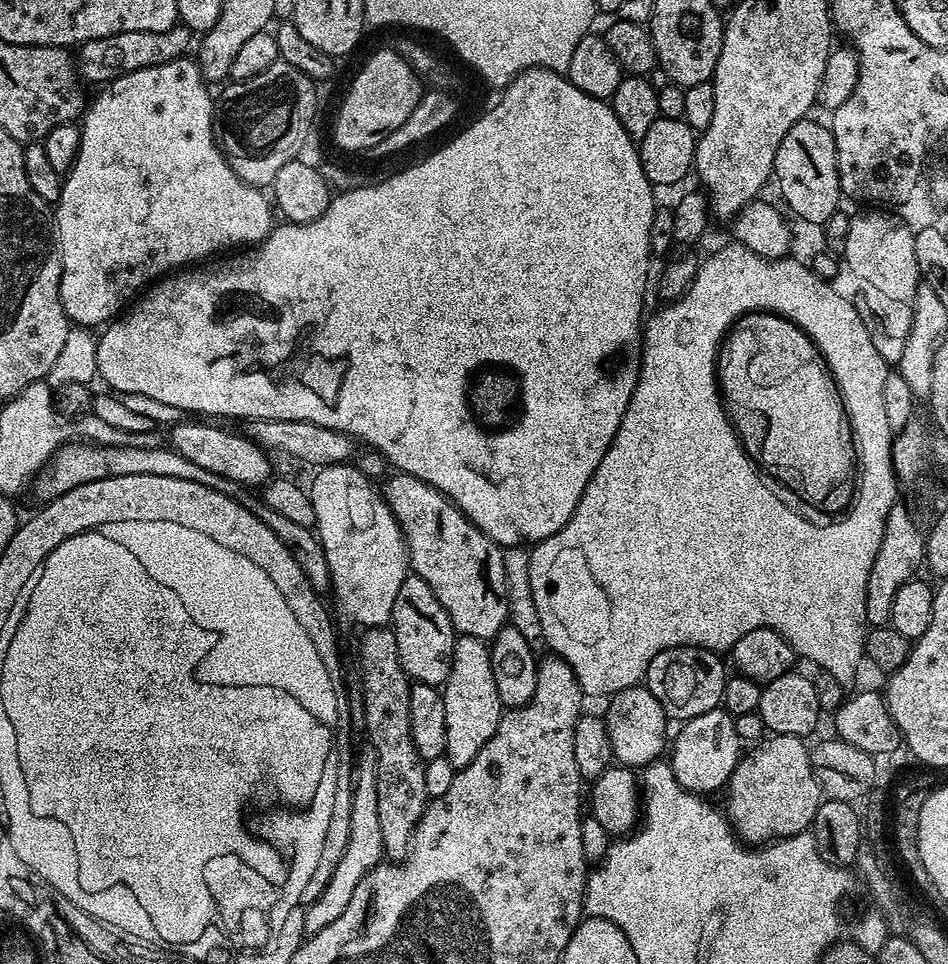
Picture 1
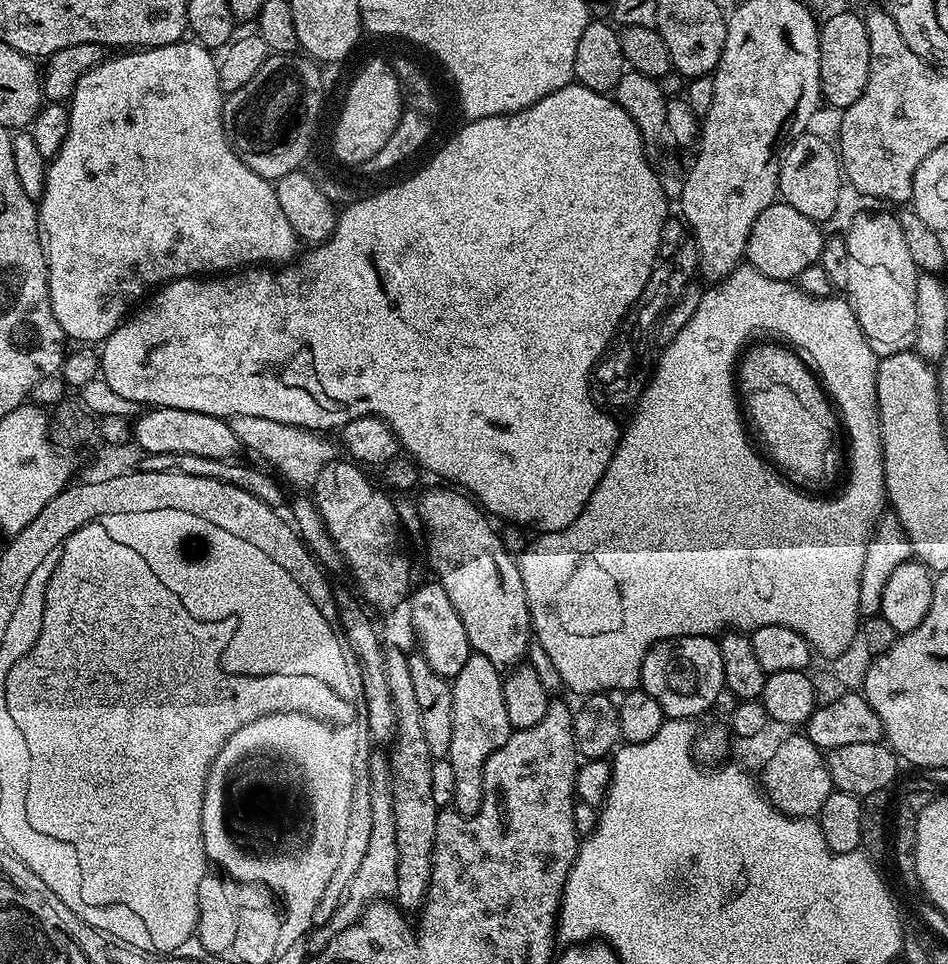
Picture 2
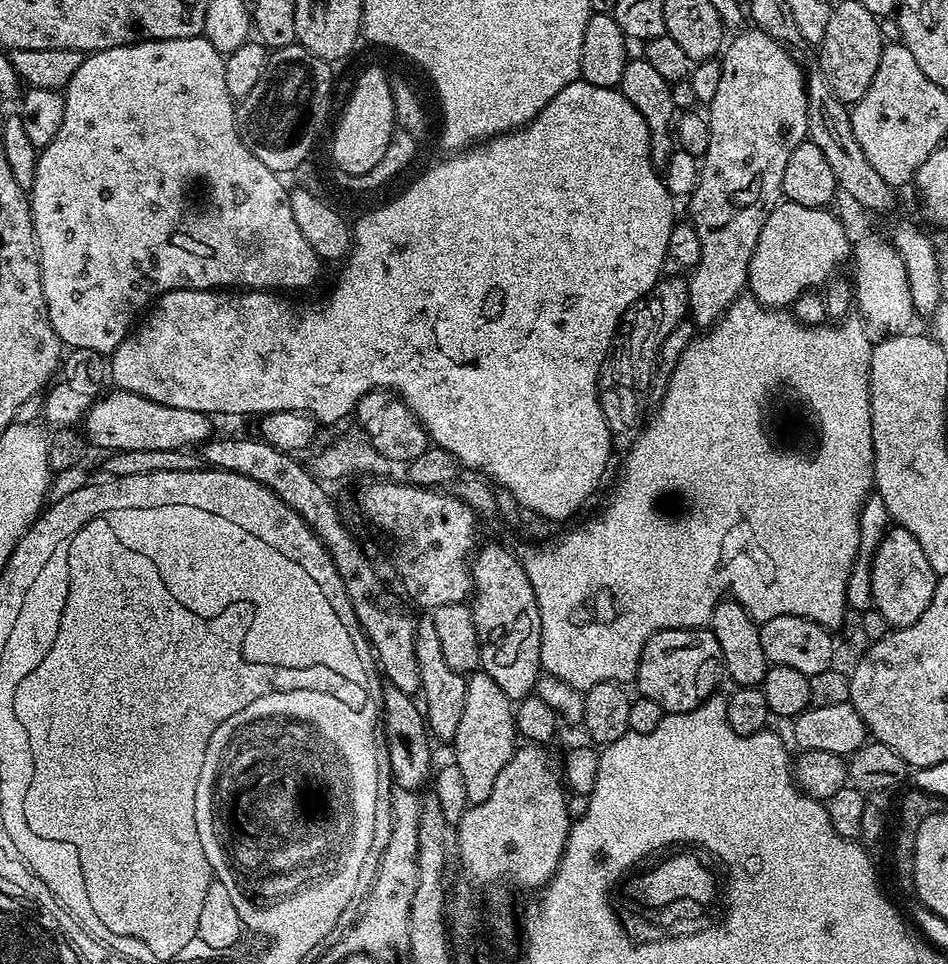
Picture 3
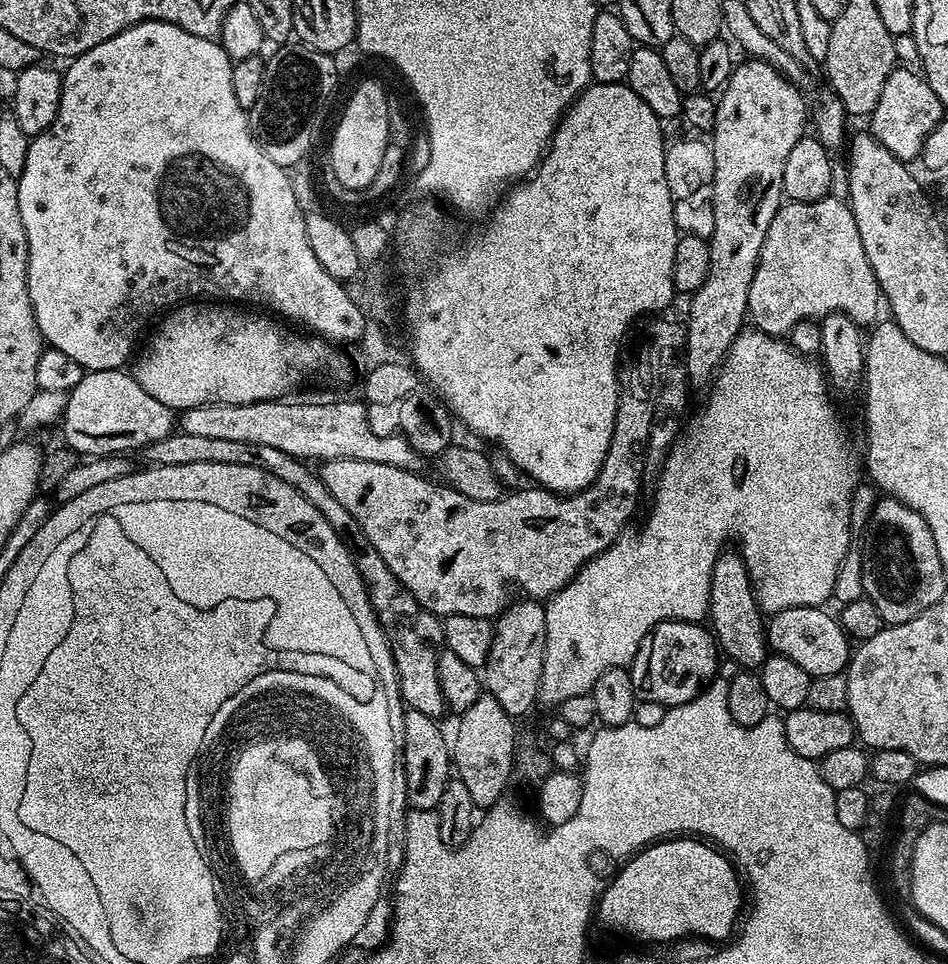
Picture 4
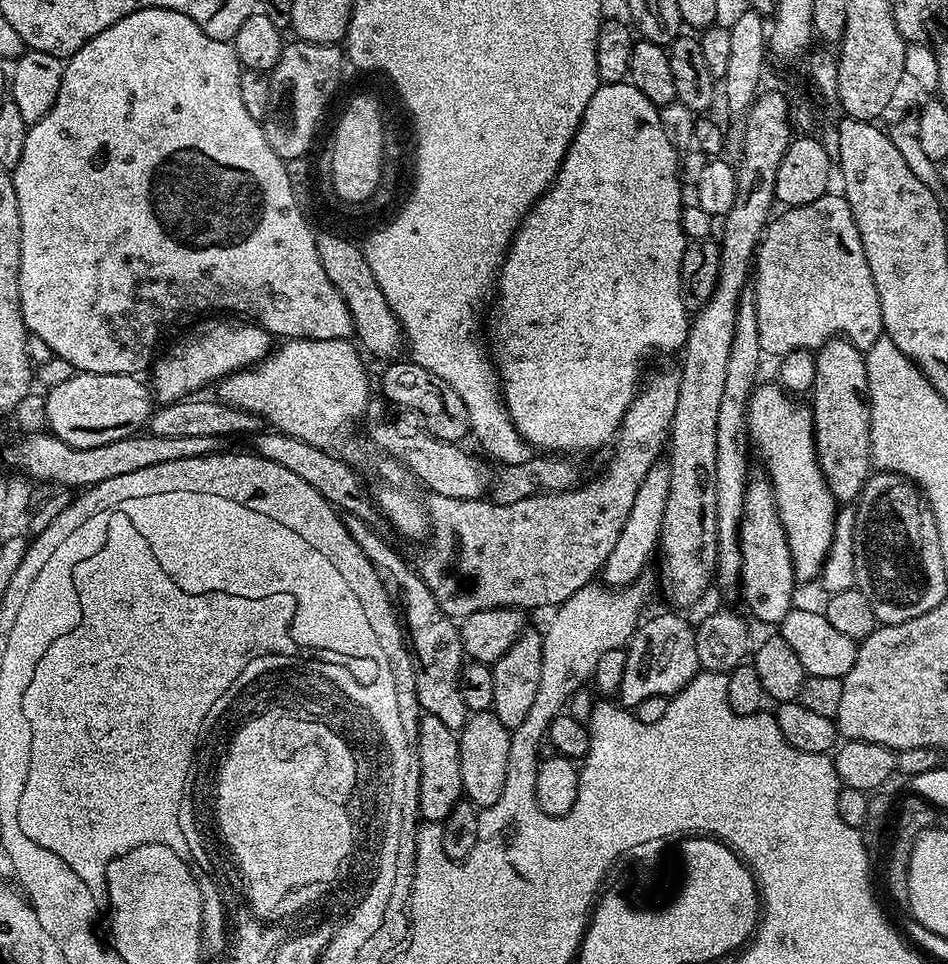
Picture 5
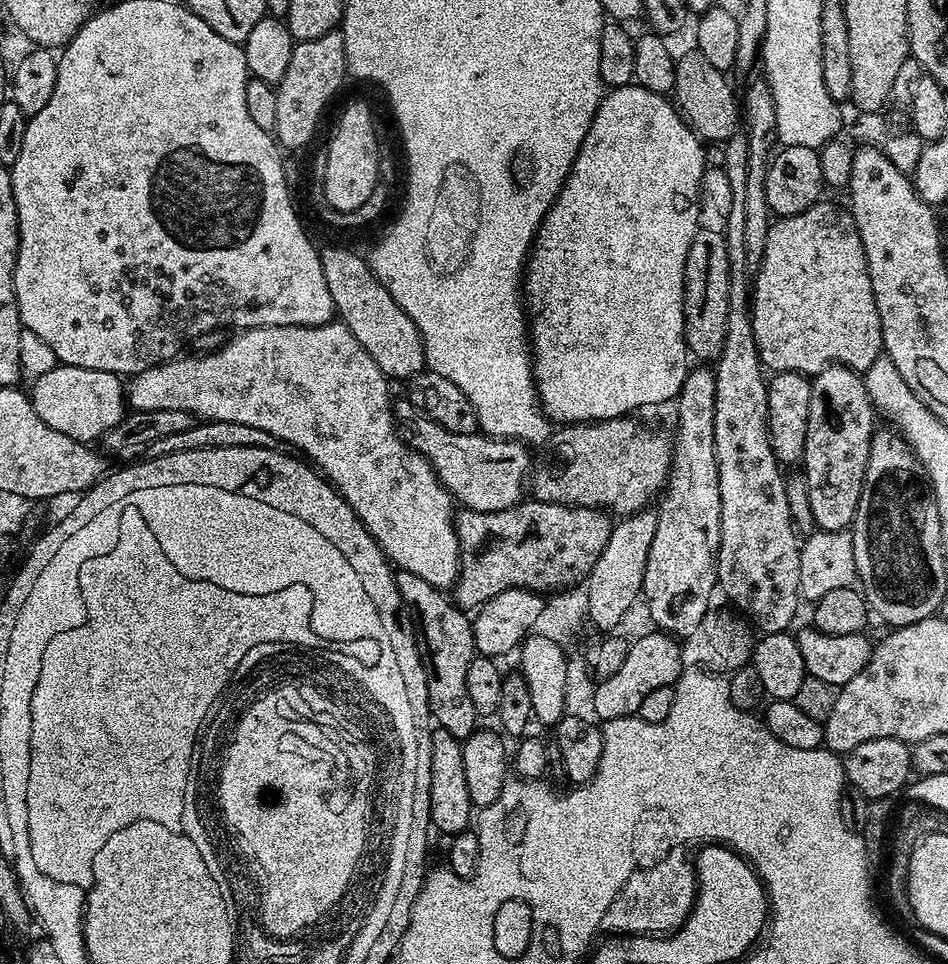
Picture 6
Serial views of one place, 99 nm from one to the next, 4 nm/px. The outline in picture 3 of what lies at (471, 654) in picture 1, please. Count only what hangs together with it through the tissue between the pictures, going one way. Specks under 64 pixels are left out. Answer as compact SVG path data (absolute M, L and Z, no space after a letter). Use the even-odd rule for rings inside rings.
M482 670L471 673L467 681L466 706L462 710L462 719L458 722L454 741L454 762L458 770L462 770L466 782L466 798L469 805L473 805L490 798L490 790L494 790L494 782L497 781L498 774L502 774L502 766L510 762L512 753L518 747L518 733L514 701L502 694L502 686L498 686L498 682L494 682L494 678Z

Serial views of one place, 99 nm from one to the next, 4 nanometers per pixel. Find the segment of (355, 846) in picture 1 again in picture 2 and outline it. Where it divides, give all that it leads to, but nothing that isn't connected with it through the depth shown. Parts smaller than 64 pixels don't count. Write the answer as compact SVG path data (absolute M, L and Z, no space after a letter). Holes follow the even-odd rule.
M383 751L371 753L368 762L370 786L370 836L369 845L362 857L347 892L343 894L340 905L333 907L330 914L336 917L336 924L345 924L348 928L359 918L360 913L369 904L381 898L392 898L396 894L396 831L394 830L394 810L392 809L392 789L390 787L390 769L388 757Z

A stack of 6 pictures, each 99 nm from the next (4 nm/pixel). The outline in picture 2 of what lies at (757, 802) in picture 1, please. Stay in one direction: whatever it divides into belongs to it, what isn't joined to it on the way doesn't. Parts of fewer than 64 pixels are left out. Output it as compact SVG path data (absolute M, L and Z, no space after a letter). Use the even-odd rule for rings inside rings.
M807 734L788 736L773 750L772 757L764 764L762 787L779 812L805 818L819 817L826 798L834 791L825 753L810 742Z

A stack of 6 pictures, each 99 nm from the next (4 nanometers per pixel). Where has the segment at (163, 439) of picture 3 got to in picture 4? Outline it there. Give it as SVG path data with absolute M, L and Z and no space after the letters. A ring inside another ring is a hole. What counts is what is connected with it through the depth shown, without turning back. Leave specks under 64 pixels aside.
M118 368L85 371L82 380L67 393L63 443L81 457L132 454L135 448L143 450L147 444L166 438L177 427L177 413L158 402L154 394L146 394L135 375L126 373Z

